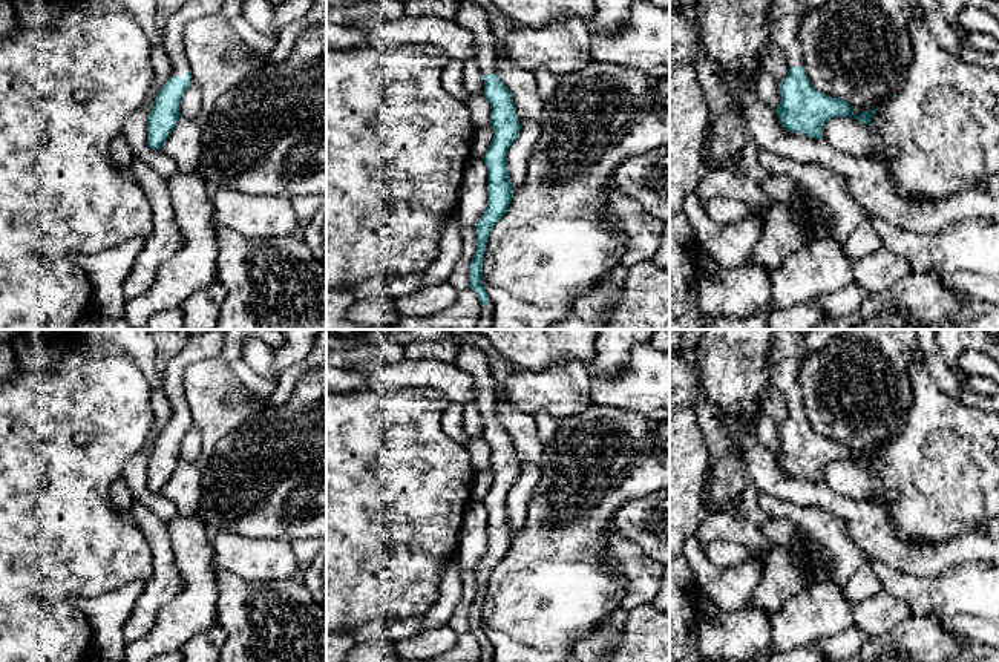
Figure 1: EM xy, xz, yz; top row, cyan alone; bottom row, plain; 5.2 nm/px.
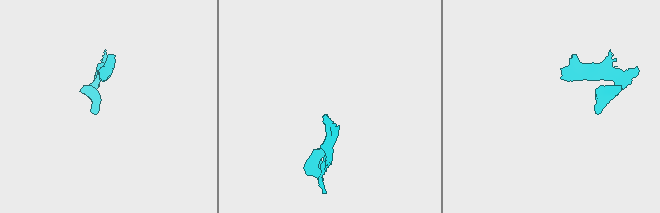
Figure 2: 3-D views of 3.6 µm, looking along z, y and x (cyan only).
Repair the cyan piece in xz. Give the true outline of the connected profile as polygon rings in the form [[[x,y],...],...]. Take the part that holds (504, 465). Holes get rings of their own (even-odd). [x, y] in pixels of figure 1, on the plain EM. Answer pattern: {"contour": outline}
{"contour": [[[458,339],[455,345],[455,365],[467,372],[475,382],[473,403],[483,415],[483,438],[492,451],[490,466],[493,470],[493,481],[483,501],[489,516],[489,544],[486,555],[477,565],[477,595],[470,605],[469,624],[470,631],[477,636],[483,650],[480,662],[493,662],[495,647],[487,639],[481,621],[483,602],[492,572],[506,558],[513,541],[507,515],[507,493],[516,483],[522,469],[518,464],[512,437],[496,418],[496,382],[490,374],[486,354],[463,339]]]}

